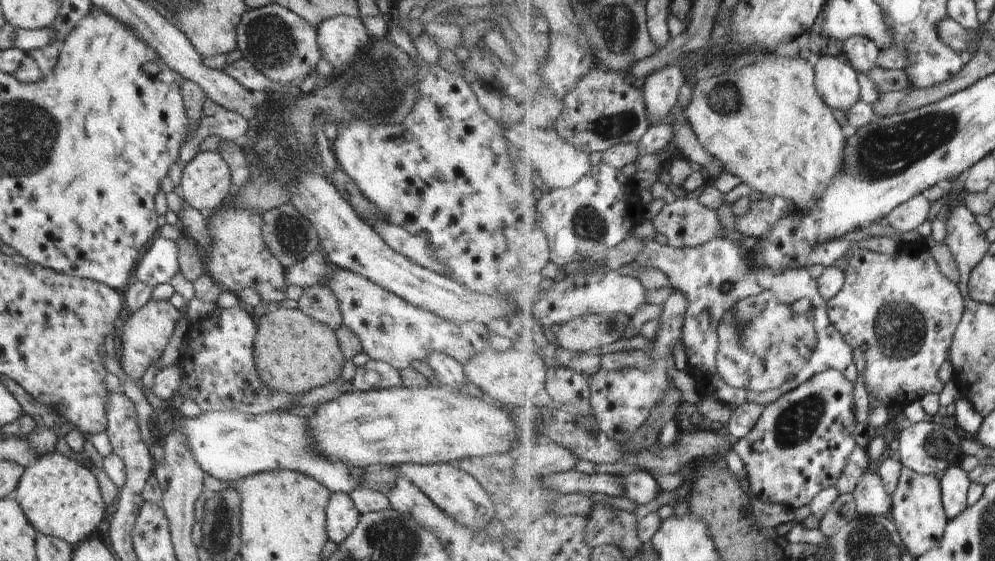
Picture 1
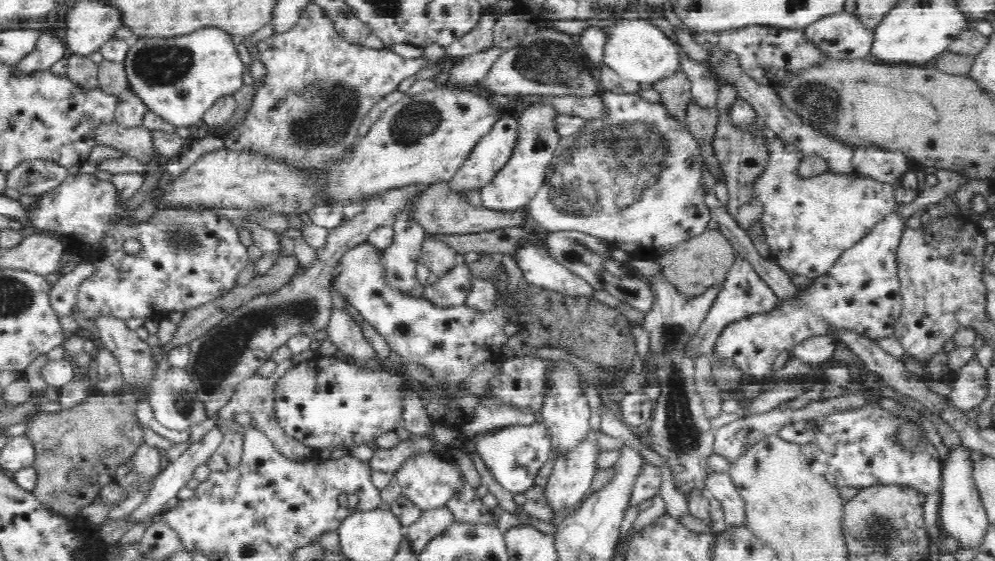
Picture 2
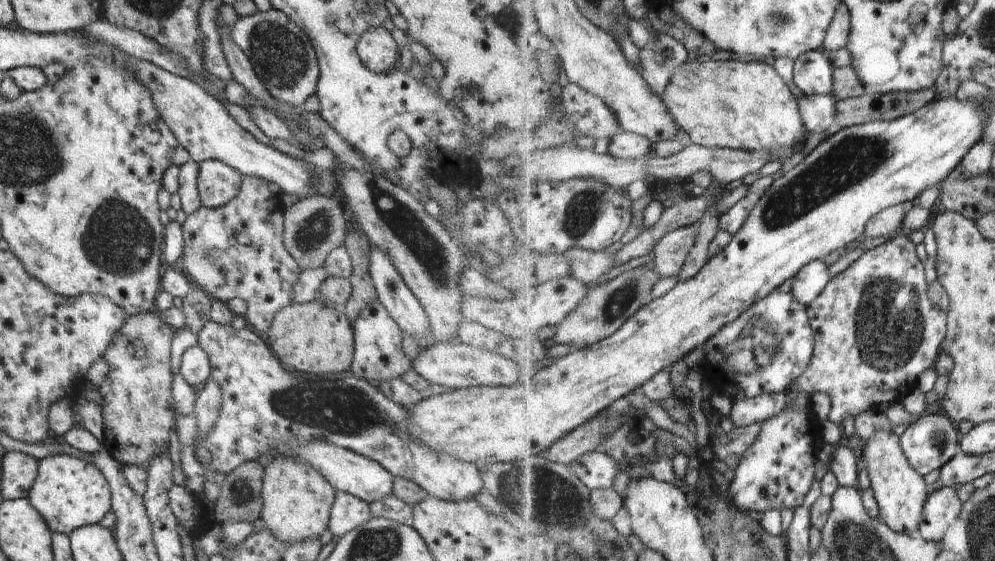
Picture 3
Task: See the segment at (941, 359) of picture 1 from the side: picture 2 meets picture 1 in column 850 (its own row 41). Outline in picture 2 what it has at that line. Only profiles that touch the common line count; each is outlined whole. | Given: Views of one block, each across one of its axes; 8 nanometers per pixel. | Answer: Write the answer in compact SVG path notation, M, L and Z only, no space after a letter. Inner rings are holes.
M312 4L307 5L298 24L290 32L272 35L256 45L261 54L260 60L267 69L263 85L256 88L252 108L242 125L222 139L229 150L262 153L278 161L298 165L322 166L324 162L338 158L360 136L360 126L374 105L382 97L396 92L403 80L428 66L423 56L405 59L386 48L360 48L348 44L336 34L326 13Z

